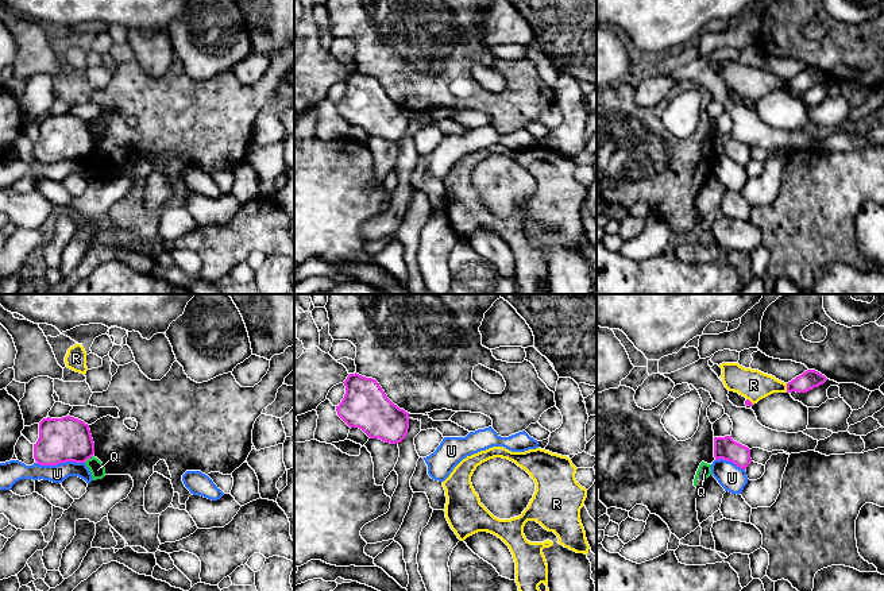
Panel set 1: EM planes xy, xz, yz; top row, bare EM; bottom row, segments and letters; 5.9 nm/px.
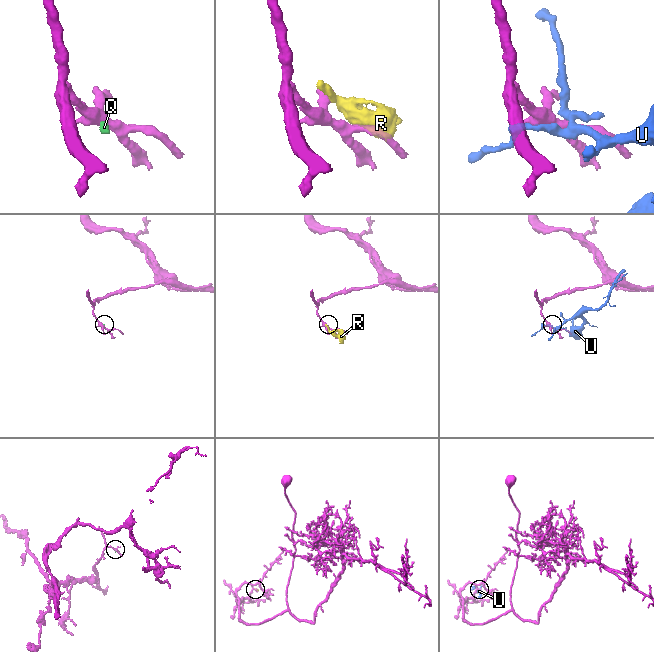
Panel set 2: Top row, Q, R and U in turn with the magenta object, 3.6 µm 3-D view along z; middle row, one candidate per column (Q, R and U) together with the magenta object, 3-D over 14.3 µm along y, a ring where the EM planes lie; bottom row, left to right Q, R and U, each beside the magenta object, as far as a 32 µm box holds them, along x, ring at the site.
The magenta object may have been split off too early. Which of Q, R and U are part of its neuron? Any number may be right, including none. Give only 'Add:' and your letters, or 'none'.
Add: none

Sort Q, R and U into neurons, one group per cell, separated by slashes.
Q / R / U

